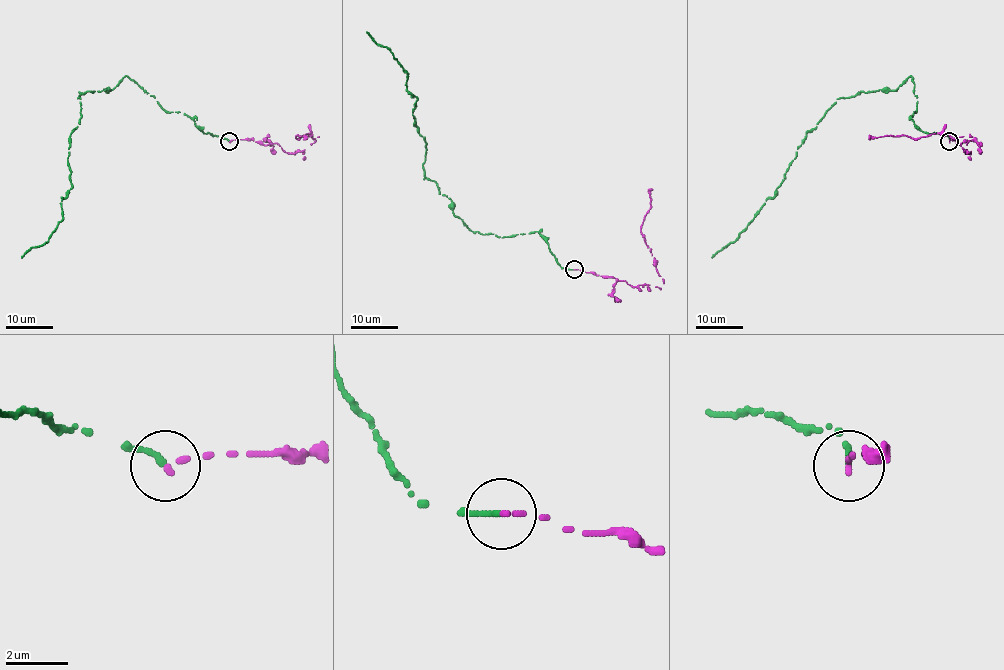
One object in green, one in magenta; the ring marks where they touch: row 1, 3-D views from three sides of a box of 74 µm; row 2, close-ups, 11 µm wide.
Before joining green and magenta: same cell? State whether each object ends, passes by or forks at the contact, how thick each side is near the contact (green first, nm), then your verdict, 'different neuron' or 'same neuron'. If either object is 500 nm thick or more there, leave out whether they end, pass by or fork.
green ends there; magenta ends there; 180 nm thick on the green side, 180 nm on the other; different neuron

